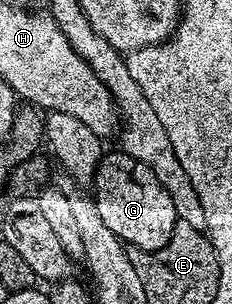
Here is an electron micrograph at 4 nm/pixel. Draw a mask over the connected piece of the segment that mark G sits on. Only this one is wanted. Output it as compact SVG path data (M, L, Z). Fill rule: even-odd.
M108 150L99 162L99 168L95 170L94 187L93 198L102 220L123 243L132 248L149 252L159 251L167 244L175 228L176 216L173 202L170 201L170 195L162 187L161 181L154 176L149 167L146 167L141 161L127 156L123 150Z

